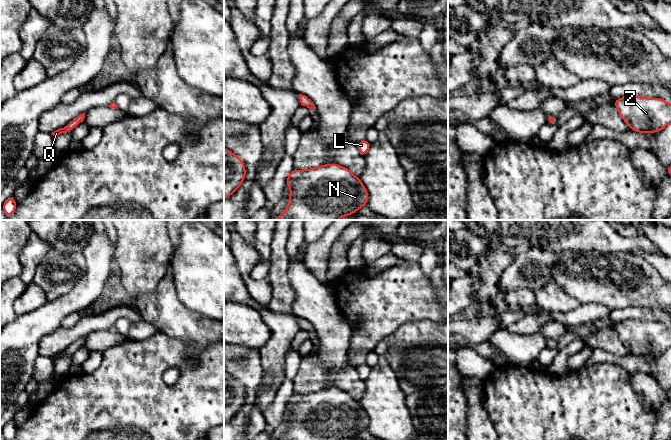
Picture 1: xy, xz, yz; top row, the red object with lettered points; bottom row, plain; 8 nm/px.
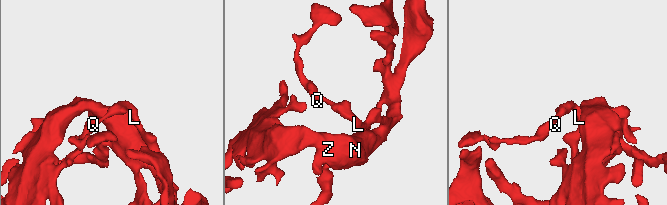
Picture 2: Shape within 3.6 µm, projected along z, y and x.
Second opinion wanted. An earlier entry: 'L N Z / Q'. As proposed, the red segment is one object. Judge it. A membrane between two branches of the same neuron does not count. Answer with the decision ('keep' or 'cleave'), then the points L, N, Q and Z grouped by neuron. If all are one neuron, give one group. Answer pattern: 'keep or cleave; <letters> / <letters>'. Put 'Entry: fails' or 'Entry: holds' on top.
Entry: fails
keep; L N Q Z

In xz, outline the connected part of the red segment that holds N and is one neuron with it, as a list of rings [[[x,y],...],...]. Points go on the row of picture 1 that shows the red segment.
[[[336,163],[303,170],[293,169],[285,185],[290,188],[288,206],[280,216],[272,220],[339,220],[354,215],[369,200],[368,190],[360,178]]]

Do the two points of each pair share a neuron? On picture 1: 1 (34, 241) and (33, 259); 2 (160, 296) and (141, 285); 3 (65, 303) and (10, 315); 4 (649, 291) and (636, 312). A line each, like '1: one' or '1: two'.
1: one
2: two
3: two
4: two

